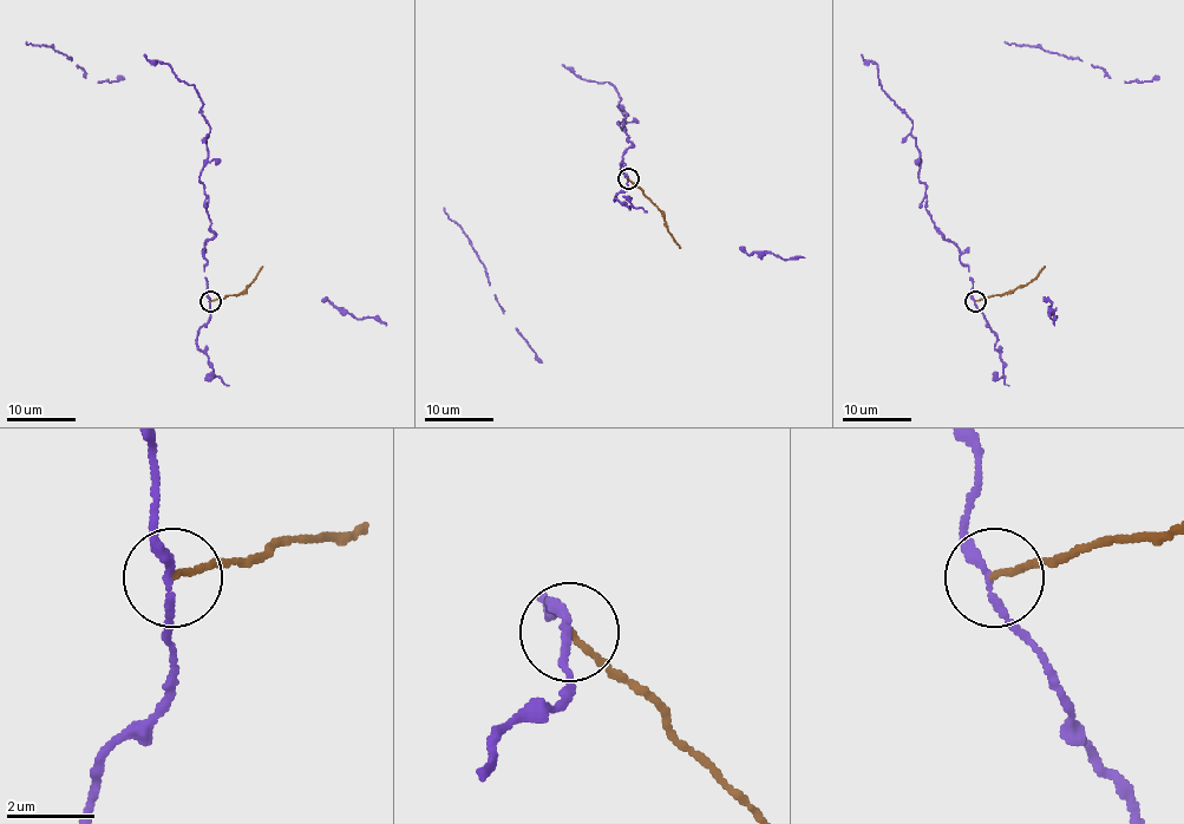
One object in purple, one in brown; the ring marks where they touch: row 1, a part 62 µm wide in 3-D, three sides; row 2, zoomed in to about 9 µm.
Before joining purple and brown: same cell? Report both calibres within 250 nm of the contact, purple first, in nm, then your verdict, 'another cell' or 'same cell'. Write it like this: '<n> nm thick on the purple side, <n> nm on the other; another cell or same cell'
190 nm thick on the purple side, 120 nm on the other; another cell

